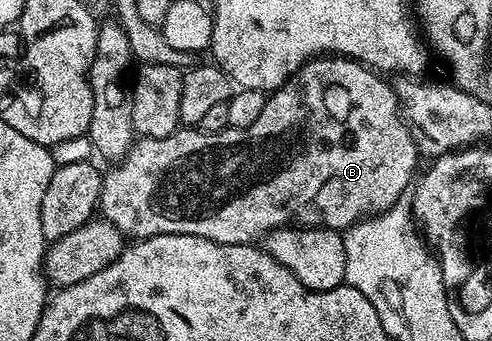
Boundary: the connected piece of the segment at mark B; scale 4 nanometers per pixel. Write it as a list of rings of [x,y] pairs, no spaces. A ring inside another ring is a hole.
[[[316,57],[300,67],[299,72],[292,75],[282,87],[267,95],[267,107],[245,129],[230,128],[221,133],[205,133],[198,129],[180,129],[169,137],[160,139],[144,139],[132,143],[129,153],[124,159],[118,160],[115,167],[103,176],[101,193],[99,194],[98,210],[102,218],[109,220],[125,237],[136,240],[151,239],[155,235],[196,235],[212,239],[218,243],[249,243],[254,244],[258,237],[266,236],[268,231],[276,227],[298,225],[301,227],[328,227],[331,231],[340,233],[352,227],[360,219],[368,218],[380,211],[385,211],[398,202],[403,190],[412,182],[411,174],[415,166],[421,162],[419,147],[411,135],[411,129],[401,114],[399,98],[395,96],[394,86],[383,81],[384,76],[368,69],[358,59],[346,57]]]

